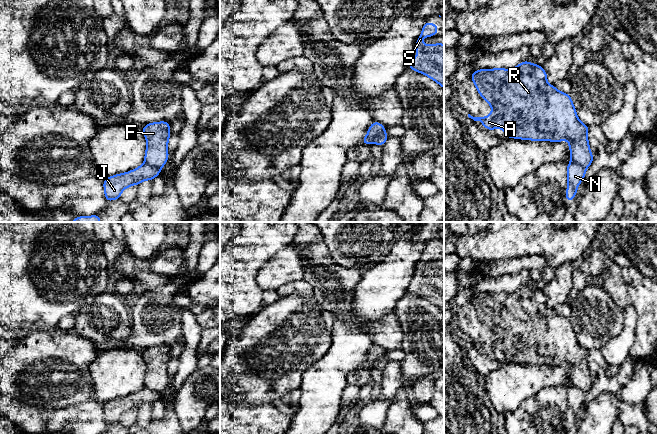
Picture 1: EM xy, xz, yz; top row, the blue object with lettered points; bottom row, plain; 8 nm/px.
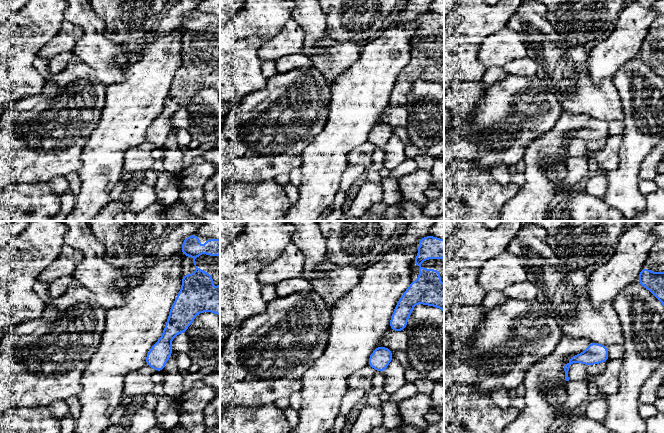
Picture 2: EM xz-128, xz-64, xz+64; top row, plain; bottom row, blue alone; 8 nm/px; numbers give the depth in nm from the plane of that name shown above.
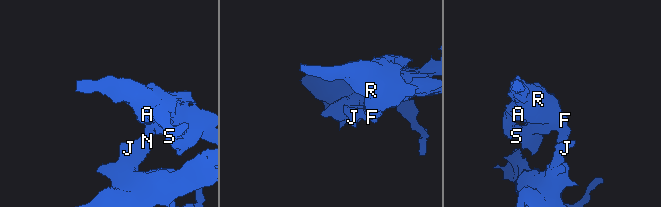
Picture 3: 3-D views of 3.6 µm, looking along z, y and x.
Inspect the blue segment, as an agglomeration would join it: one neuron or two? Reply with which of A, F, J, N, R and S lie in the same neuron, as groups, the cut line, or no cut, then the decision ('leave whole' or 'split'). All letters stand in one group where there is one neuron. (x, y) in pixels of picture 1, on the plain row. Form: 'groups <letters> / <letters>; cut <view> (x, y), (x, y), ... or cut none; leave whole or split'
groups A F R S / J N; cut xz (384, 353), (372, 366); split

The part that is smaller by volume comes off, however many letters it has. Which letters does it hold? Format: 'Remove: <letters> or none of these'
Remove: A, F, R, S

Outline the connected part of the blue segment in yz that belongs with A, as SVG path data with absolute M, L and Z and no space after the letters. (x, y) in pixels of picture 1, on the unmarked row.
M526 284L511 294L495 292L473 295L470 303L479 319L492 331L492 336L486 341L468 338L469 342L480 345L493 356L500 351L505 356L505 362L553 367L568 364L572 385L585 392L592 388L594 381L588 367L589 350L578 343L570 318L547 307L547 297L542 290Z

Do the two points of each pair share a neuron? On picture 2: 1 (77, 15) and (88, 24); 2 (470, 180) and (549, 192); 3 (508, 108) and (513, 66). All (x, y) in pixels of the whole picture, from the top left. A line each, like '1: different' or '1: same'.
1: same
2: different
3: different

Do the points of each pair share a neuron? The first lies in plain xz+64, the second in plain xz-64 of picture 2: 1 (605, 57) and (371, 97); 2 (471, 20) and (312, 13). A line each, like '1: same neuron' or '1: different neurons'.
1: same neuron
2: different neurons

